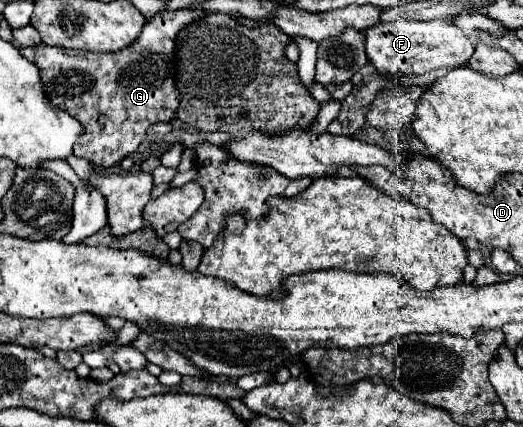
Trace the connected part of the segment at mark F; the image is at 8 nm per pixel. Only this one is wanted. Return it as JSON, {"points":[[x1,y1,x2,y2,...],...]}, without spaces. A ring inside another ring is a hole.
{"points":[[394,20,394,22,372,26,366,32,366,54,368,54,370,62,378,70,384,70,394,76,398,76,398,74,424,74,424,72,430,72,436,68,464,66,472,58,472,52,474,52,472,38,464,36,460,32,460,28,456,28,448,20]]}

